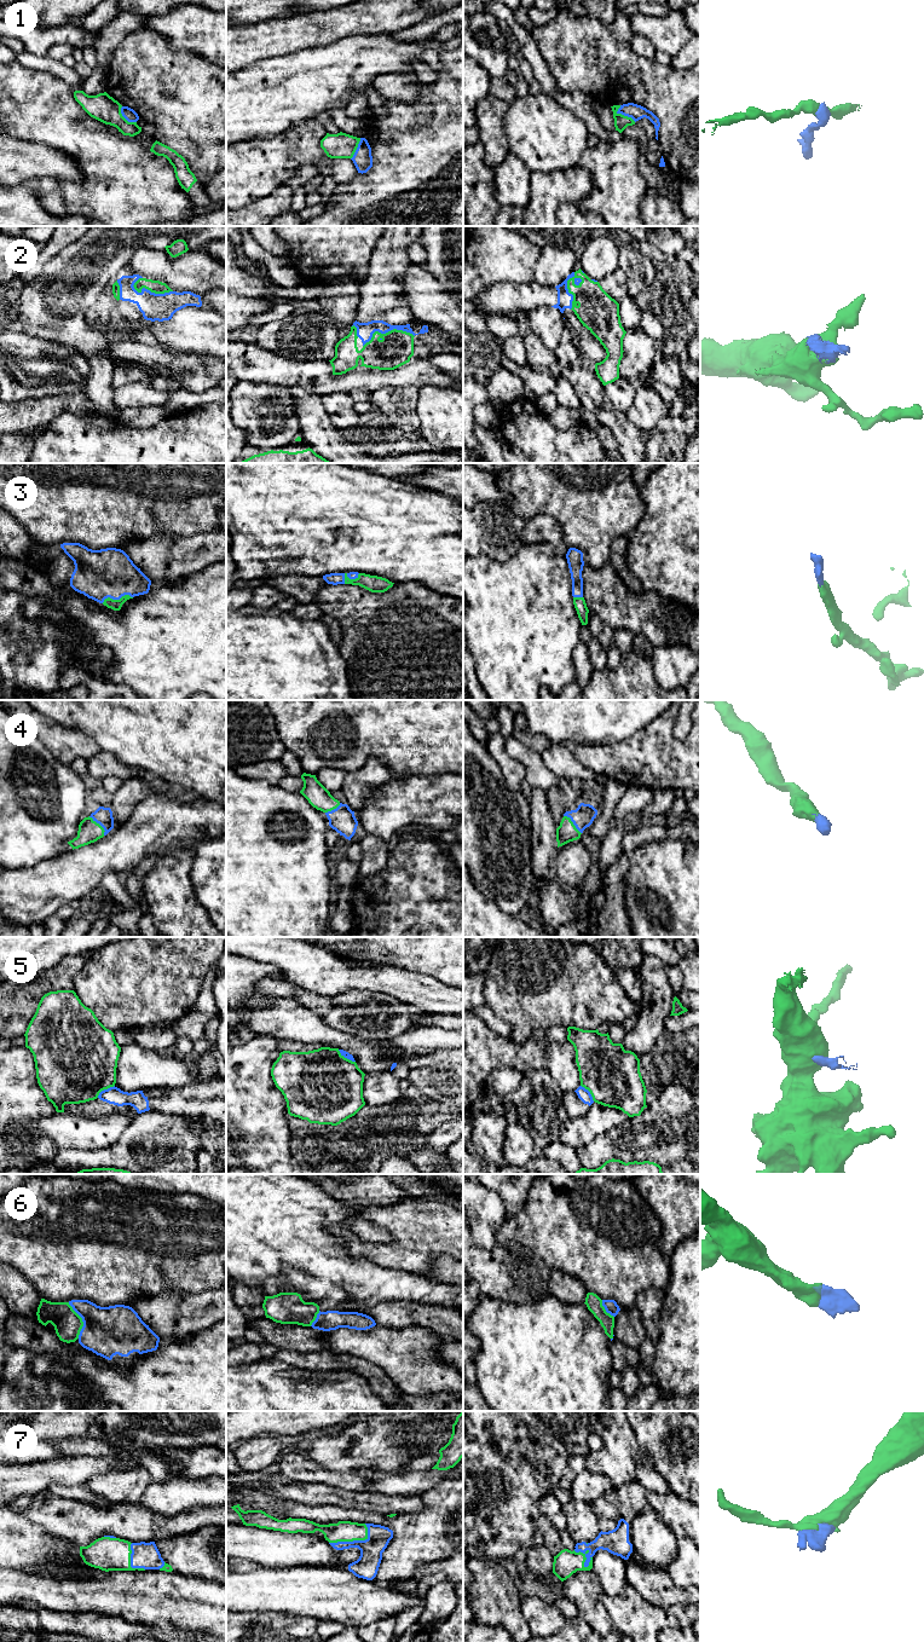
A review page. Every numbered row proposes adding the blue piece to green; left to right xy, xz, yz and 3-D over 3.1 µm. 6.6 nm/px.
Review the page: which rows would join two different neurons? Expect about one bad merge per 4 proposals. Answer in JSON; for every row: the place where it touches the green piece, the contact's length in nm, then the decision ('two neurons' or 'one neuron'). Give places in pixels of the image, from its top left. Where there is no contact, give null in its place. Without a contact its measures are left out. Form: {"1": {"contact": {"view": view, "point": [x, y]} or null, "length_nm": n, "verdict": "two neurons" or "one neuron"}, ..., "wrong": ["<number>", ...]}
{"1": {"contact": {"view": "yz", "point": [623, 115]}, "length_nm": 160, "verdict": "two neurons"}, "2": {"contact": {"view": "yz", "point": [569, 290]}, "length_nm": 260, "verdict": "one neuron"}, "3": {"contact": {"view": "xy", "point": [116, 600]}, "length_nm": 220, "verdict": "one neuron"}, "4": {"contact": {"view": "xy", "point": [99, 825]}, "length_nm": 170, "verdict": "one neuron"}, "5": {"contact": {"view": "xy", "point": [104, 1088]}, "length_nm": 150, "verdict": "two neurons"}, "6": {"contact": {"view": "xy", "point": [81, 1320]}, "length_nm": 260, "verdict": "one neuron"}, "7": {"contact": {"view": "xz", "point": [352, 1541]}, "length_nm": 280, "verdict": "one neuron"}, "wrong": ["1", "5"]}

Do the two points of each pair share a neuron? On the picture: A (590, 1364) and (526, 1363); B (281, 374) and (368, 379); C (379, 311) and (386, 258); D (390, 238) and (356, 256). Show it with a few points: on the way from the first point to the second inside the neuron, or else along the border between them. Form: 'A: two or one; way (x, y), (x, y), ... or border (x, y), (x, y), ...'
A: one; way (575, 1364), (542, 1364)
B: one; way (302, 374), (316, 374), (325, 382), (346, 382)
C: one; way (381, 298), (385, 271)
D: two; border (379, 238), (370, 256), (368, 275)

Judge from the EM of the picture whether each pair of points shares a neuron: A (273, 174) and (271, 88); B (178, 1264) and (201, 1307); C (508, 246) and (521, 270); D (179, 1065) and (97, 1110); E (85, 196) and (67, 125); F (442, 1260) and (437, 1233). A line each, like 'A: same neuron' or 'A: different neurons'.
A: different neurons
B: different neurons
C: same neuron
D: different neurons
E: same neuron
F: different neurons

